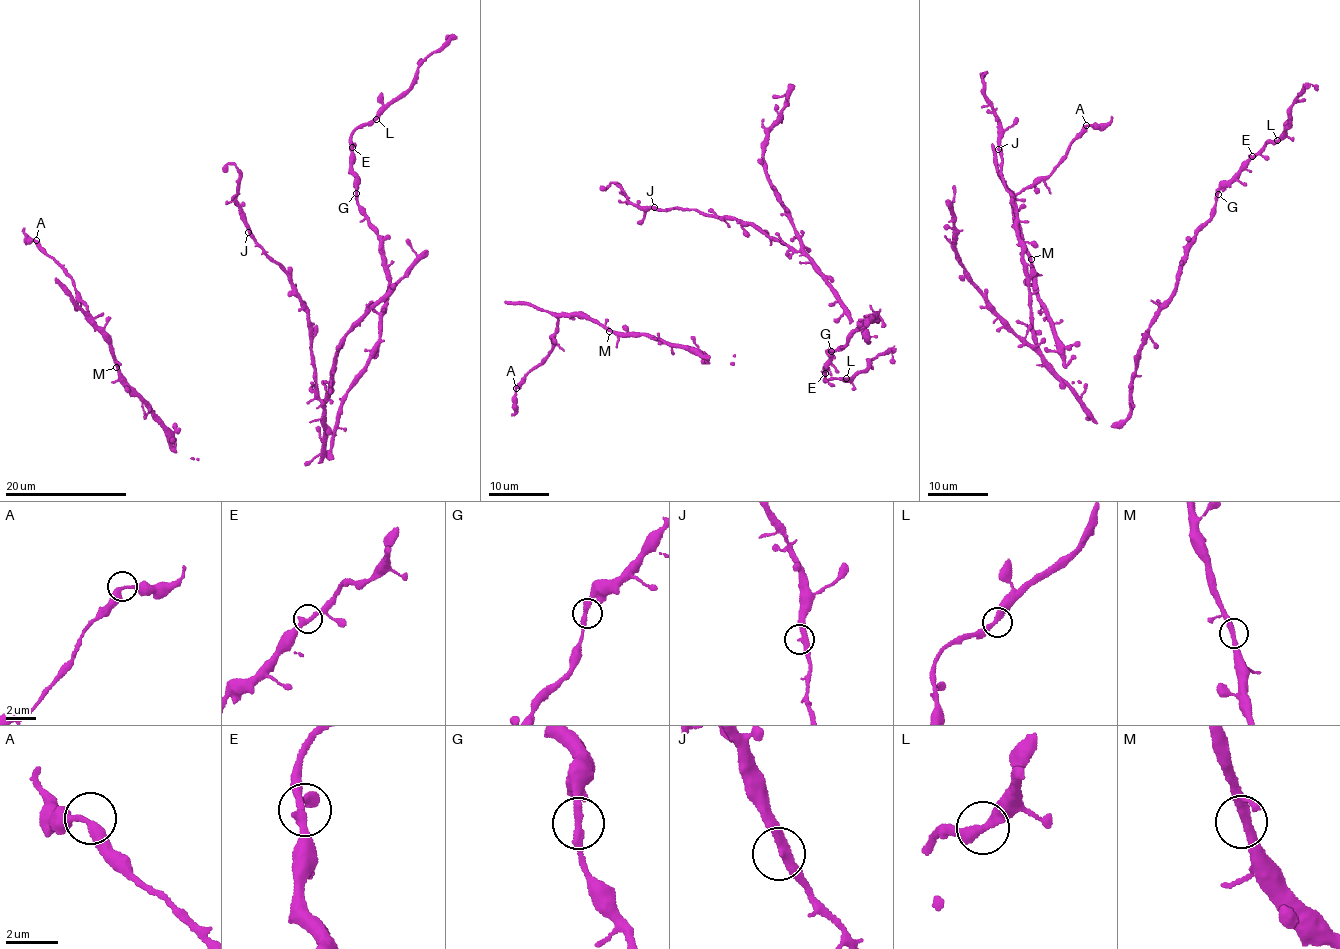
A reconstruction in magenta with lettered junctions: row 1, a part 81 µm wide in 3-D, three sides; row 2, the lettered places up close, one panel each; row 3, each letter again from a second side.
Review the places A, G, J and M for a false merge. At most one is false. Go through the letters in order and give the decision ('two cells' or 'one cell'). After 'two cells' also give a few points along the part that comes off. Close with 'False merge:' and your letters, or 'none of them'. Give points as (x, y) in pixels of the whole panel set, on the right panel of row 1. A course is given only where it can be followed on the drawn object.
A: one cell
G: one cell
J: one cell
M: one cell
False merge: none of them

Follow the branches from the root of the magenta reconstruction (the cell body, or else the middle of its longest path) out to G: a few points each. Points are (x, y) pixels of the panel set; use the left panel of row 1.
G: (333, 445), (341, 400), (377, 344), (389, 290), (381, 237), (358, 204), (356, 193)

